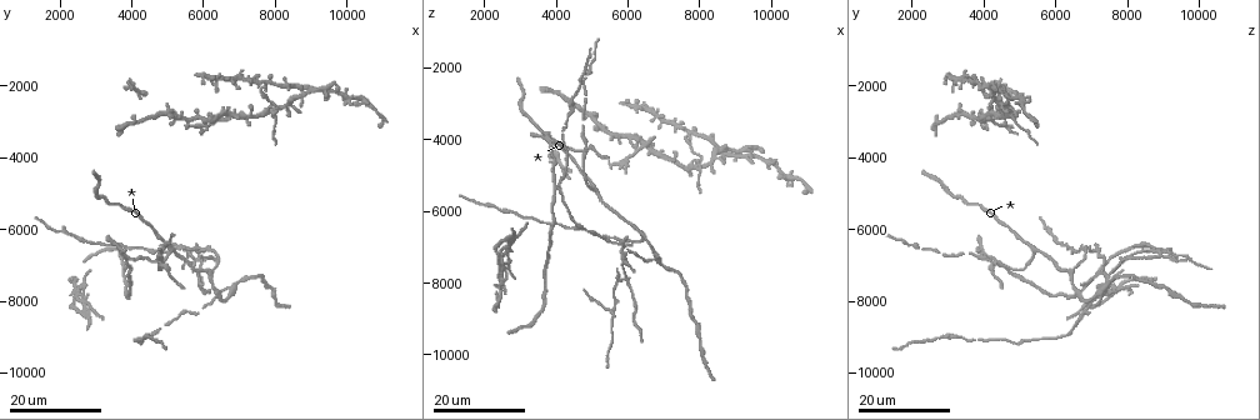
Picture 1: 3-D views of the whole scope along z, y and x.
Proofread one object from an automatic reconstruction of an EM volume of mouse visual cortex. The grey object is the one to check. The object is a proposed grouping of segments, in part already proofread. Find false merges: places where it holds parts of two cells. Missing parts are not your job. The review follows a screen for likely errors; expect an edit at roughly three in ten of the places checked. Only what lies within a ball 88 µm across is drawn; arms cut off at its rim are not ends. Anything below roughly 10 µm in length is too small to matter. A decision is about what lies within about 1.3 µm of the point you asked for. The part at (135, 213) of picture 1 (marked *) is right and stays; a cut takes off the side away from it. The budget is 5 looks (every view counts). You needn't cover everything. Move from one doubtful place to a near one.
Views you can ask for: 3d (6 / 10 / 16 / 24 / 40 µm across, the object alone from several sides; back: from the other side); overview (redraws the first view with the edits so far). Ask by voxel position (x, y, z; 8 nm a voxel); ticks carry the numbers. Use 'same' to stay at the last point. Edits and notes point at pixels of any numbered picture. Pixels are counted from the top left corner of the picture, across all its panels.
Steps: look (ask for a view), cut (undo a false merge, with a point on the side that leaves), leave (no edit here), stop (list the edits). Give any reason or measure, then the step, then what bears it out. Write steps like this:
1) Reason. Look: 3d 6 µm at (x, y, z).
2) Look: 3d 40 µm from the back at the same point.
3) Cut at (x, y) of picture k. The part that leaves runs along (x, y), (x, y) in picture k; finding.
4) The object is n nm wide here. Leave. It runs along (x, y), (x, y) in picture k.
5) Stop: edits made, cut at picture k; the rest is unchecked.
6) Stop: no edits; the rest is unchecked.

A fork. Look: 3d 24 µm at (6100, 6500, 6800).

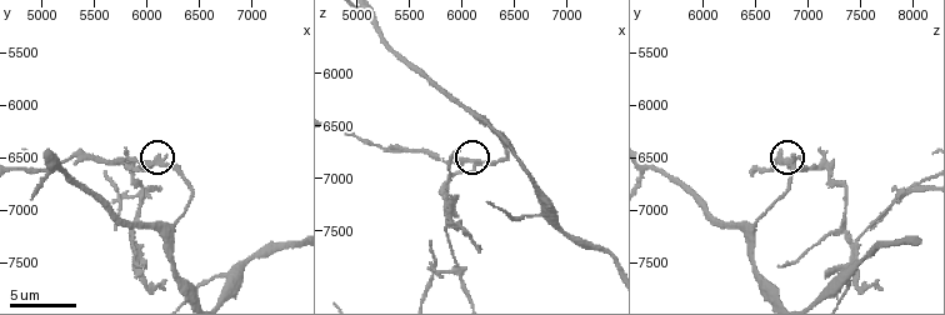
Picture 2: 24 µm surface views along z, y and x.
Look: 3d 10 µm at (6120, 6540, 6860).

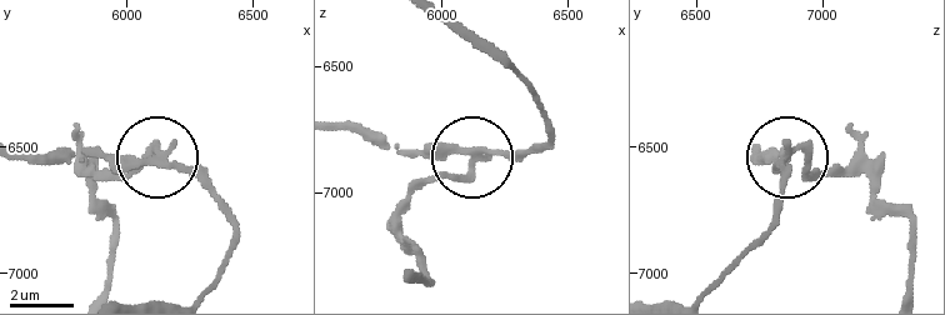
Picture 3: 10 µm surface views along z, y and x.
3 arms meet here. Cut at (121, 180) of picture 3. The part that leaves runs along (161, 154), (115, 178), (84, 178), (115, 234), (108, 290) in picture 3; two cells meet here.

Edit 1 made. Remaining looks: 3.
Look: 3d 16 µm at (6780, 7640, 7340).

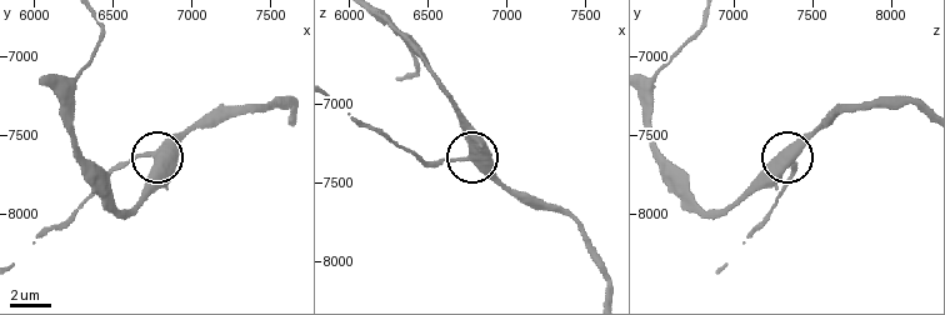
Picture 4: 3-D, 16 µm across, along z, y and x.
The object is 490 nm wide here. Leave. It runs along (386, 20), (433, 71), (465, 133), (470, 153), (501, 186) in picture 4; continuous, no second cell.

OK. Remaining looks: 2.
Arms part here. Look: 3d 6 µm at (6200, 7260, 6440).

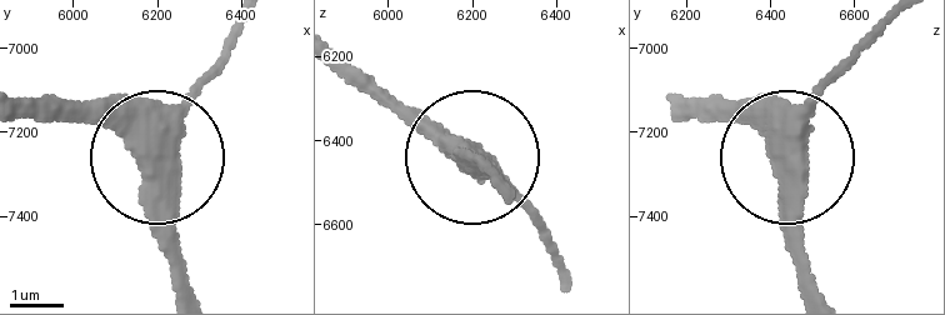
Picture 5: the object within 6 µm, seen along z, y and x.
3 arms meet here. Leave. It runs along (28, 104), (109, 109), (158, 149), (175, 104), (238, 41) in picture 5; one cell here.

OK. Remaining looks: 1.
Stop: edits made, cut at picture 3; the rest is unchecked.

